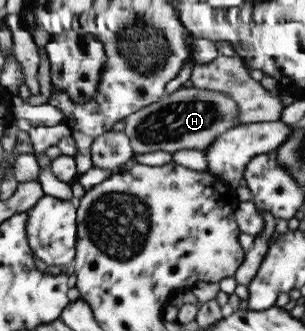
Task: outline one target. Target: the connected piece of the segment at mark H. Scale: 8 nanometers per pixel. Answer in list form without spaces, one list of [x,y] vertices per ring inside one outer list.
[[[189,87],[169,94],[164,92],[157,101],[140,107],[123,119],[122,132],[128,137],[133,154],[149,151],[173,153],[180,149],[204,150],[215,136],[238,124],[238,107],[237,102],[227,94]]]

